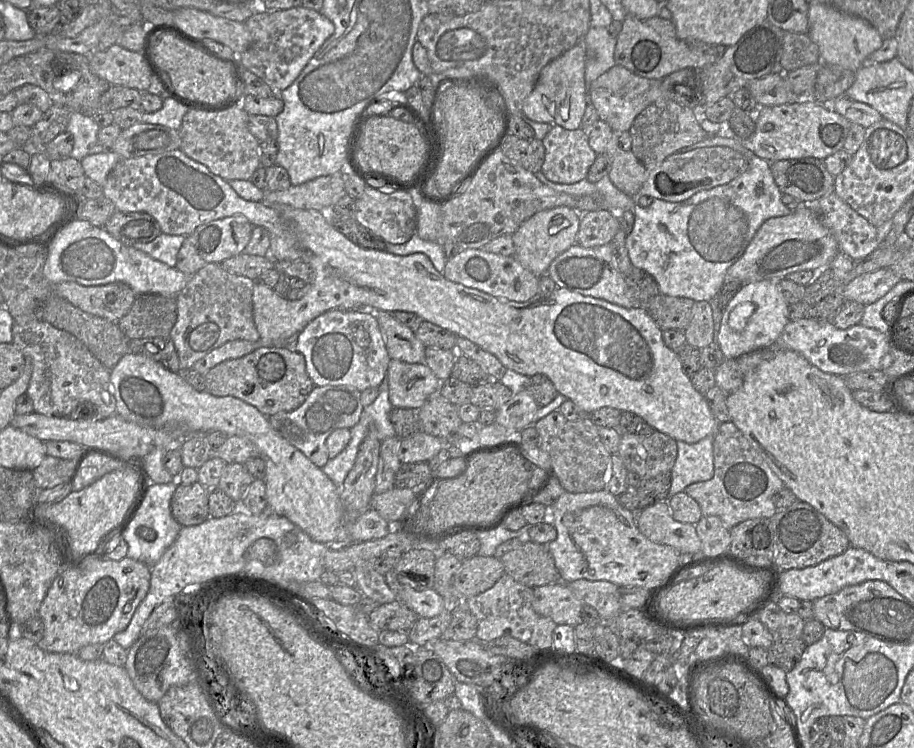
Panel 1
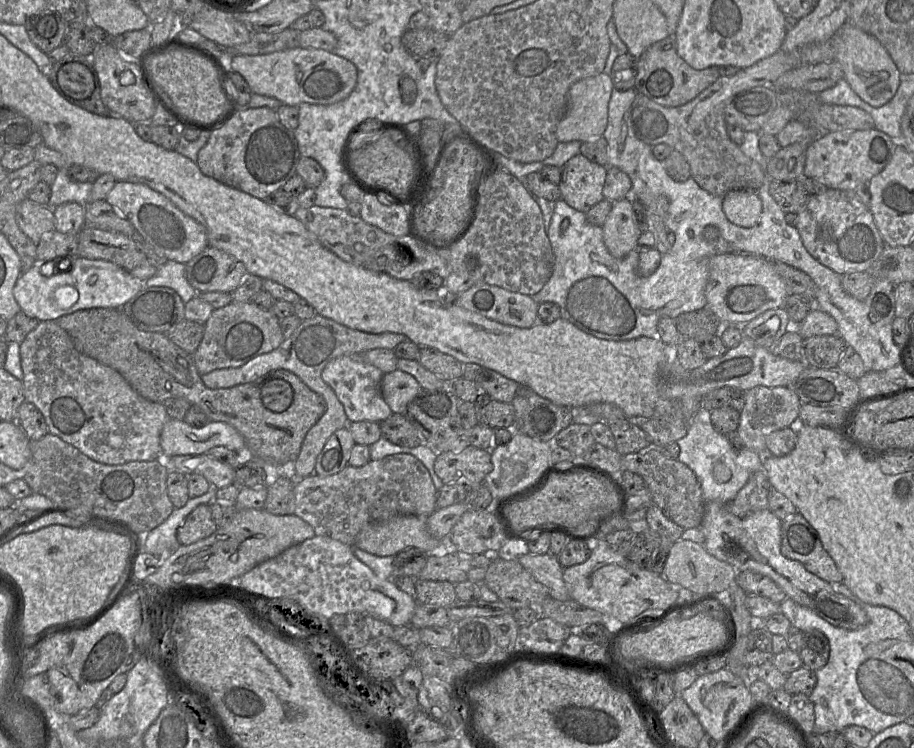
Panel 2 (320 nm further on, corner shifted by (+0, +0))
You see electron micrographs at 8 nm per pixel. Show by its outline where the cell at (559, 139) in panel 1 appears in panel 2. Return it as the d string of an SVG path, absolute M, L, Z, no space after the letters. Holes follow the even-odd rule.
M581 153L577 154L561 168L561 182L559 184L561 199L570 207L586 214L592 206L604 199L603 187L606 174L606 167L590 161Z

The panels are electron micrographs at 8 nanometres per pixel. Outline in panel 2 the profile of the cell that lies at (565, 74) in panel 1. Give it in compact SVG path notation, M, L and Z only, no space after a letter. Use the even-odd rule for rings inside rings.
M605 72L574 83L568 92L565 115L556 129L558 142L586 142L603 137L608 124L608 105L613 89L611 75Z

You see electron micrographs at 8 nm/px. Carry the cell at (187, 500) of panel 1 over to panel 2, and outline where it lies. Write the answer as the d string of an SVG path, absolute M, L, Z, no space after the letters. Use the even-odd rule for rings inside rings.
M200 504L177 529L177 539L180 545L190 545L209 537L217 528L209 504Z

